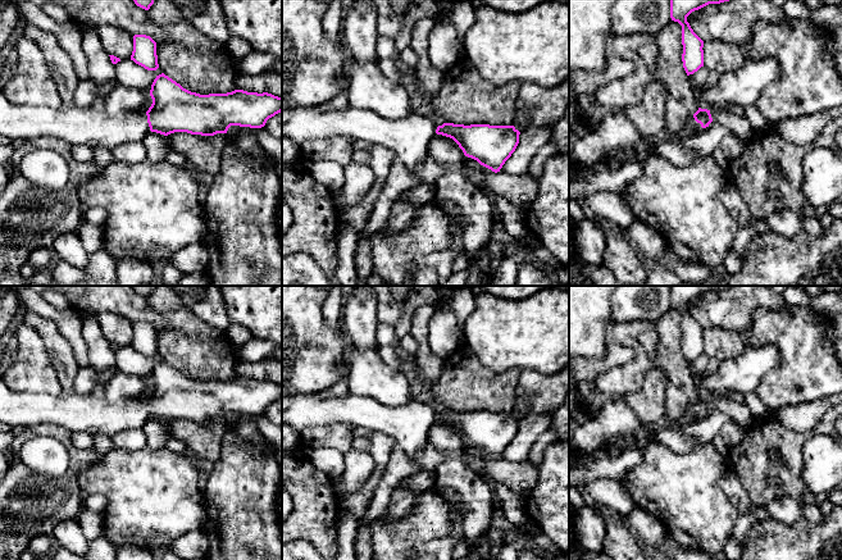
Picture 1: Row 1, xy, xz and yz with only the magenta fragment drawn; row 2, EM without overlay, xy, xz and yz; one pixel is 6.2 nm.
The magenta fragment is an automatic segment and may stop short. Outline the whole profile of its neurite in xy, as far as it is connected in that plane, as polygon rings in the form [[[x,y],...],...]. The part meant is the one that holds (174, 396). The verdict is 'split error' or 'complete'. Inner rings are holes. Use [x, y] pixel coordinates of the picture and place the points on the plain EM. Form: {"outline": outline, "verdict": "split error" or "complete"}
{"outline": [[[164,360],[154,366],[150,383],[153,391],[147,399],[108,404],[92,393],[78,395],[74,391],[62,391],[56,396],[13,392],[0,378],[0,424],[15,428],[19,425],[32,427],[41,423],[54,423],[72,433],[96,429],[111,437],[126,429],[141,428],[150,418],[164,423],[174,419],[214,423],[217,420],[227,420],[231,413],[261,415],[269,405],[282,399],[282,384],[268,379],[258,381],[235,377],[227,381],[200,382],[183,375]]], "verdict": "split error"}

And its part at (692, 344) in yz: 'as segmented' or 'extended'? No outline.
as segmented

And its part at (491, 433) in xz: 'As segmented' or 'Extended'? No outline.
Extended

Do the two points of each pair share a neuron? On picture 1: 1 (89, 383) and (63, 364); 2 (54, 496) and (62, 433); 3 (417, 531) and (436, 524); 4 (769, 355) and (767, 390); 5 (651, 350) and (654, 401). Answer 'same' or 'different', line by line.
1: different
2: same
3: same
4: different
5: same

